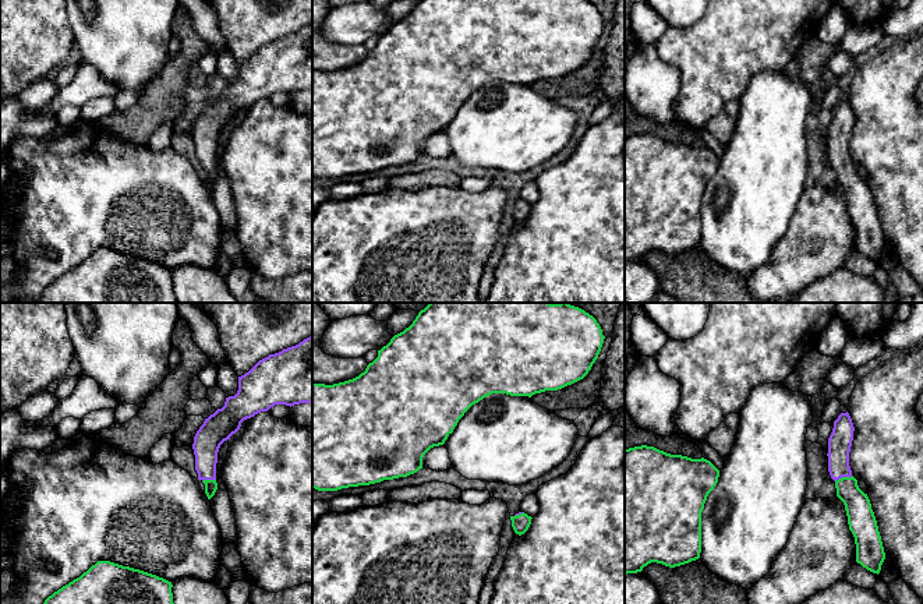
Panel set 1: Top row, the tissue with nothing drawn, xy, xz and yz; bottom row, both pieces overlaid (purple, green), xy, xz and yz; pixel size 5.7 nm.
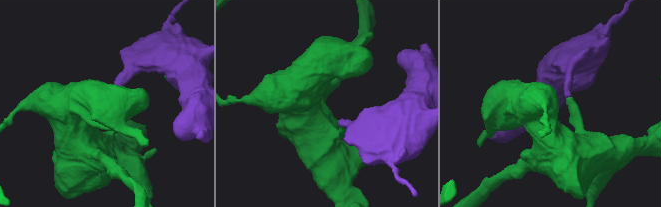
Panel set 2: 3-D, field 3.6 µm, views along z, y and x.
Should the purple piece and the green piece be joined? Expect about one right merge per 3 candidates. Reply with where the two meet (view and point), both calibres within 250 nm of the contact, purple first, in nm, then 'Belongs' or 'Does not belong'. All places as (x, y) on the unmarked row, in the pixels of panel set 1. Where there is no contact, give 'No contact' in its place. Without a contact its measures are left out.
Touches purple at yz (844, 163). Thickness 140 nm (purple) against 150 nm. Belongs

